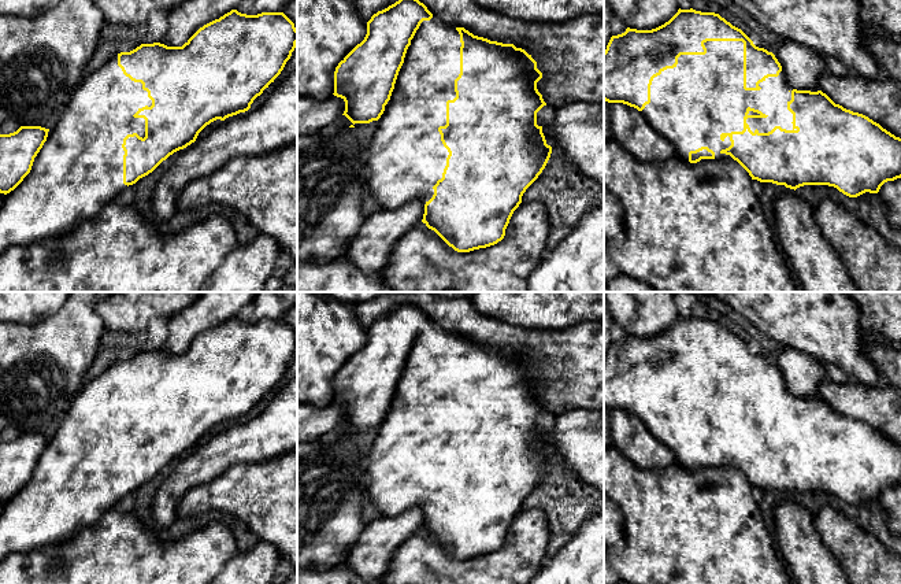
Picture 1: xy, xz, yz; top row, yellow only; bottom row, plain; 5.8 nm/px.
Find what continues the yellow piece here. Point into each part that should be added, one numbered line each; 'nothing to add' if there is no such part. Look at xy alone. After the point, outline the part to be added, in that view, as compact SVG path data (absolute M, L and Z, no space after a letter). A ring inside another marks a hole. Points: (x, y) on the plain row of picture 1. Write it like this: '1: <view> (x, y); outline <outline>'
1: xy (80, 476); outline M118 361L81 388L68 411L60 419L56 432L49 436L47 448L34 465L30 480L10 500L0 514L0 561L12 552L29 552L34 548L66 543L85 528L99 521L127 492L123 491L123 446L137 440L145 444L145 426L133 422L152 407L141 389L126 384L118 373Z

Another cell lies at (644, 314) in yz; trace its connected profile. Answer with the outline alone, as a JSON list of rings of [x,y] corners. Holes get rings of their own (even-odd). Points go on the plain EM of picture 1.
[[[604,292],[613,322],[627,334],[652,337],[679,317],[674,292]]]

